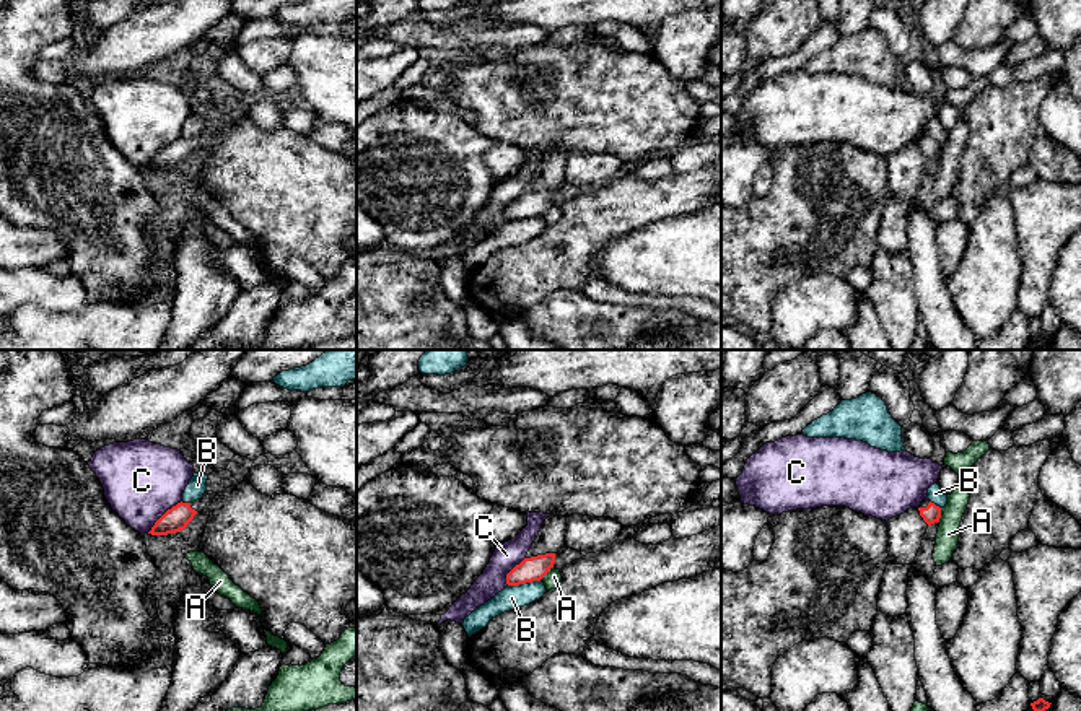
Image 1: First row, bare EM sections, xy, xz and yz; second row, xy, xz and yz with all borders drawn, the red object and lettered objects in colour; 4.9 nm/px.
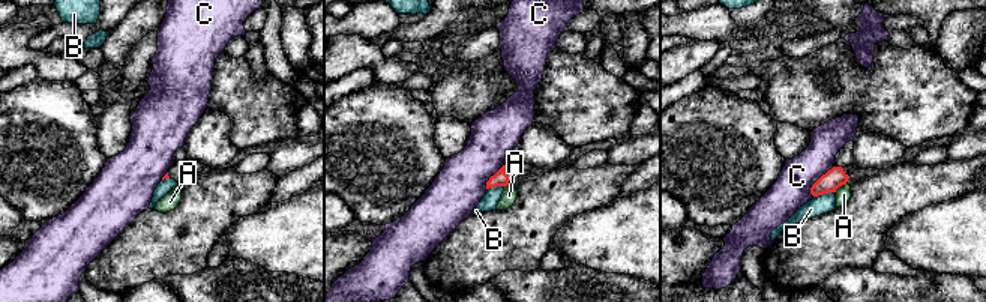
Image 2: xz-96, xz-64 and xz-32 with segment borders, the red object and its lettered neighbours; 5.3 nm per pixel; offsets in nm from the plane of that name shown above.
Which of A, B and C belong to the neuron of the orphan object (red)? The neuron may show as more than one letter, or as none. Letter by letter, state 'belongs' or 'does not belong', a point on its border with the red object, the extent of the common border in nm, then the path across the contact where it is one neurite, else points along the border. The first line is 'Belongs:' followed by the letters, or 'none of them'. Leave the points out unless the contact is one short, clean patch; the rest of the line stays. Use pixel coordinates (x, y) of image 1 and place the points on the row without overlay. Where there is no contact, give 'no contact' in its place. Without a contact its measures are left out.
Belongs: none of them
A: does not belong; contact yz (940, 150); length 70 nm; border yz (941, 143), (938, 157)
B: does not belong; contact xz (525, 218); length 170 nm; border xz (541, 213), (508, 222)
C: does not belong; contact xy (163, 150); length 240 nm; border xy (181, 135), (147, 168)

